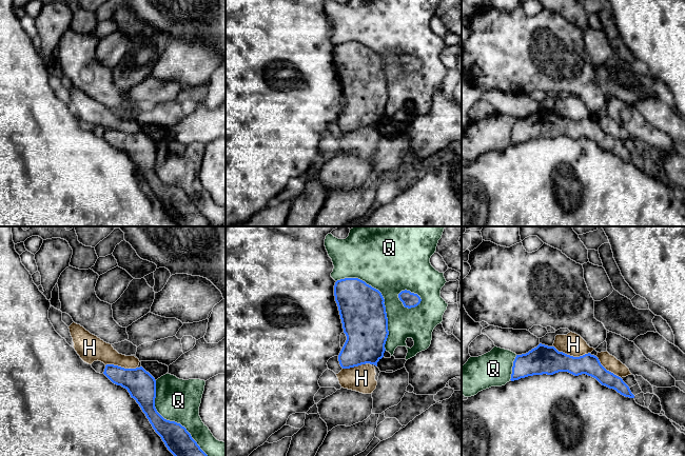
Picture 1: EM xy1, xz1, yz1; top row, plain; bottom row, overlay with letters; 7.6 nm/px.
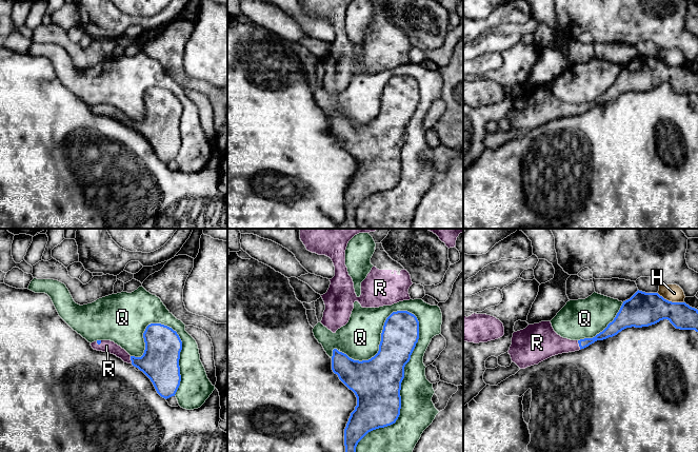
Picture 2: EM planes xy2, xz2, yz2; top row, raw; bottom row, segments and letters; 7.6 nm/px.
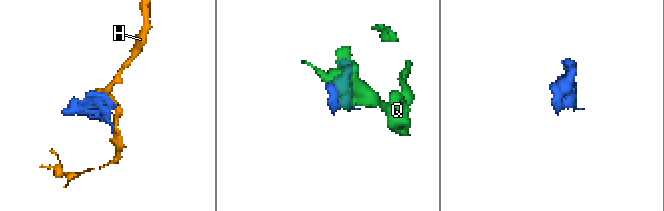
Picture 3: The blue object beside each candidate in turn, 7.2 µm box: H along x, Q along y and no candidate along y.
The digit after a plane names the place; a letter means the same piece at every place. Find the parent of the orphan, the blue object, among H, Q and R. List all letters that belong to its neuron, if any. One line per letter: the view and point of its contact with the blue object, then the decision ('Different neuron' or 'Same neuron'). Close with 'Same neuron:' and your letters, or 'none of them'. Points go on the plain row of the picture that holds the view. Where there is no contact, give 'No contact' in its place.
H: Touches blue at yz1 (571, 120). Different neuron
Q: Touches blue at xz2 (399, 158). Different neuron
R: Touches blue at yz2 (579, 109). Same neuron
Same neuron: R

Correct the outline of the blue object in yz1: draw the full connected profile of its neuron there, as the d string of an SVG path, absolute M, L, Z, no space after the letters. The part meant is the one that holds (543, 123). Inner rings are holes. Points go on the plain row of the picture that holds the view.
M542 107L526 118L516 119L510 144L533 139L553 139L559 136L568 136L574 140L586 138L595 142L602 150L613 153L625 161L634 162L623 143L607 135L596 120L588 117L573 121Z

